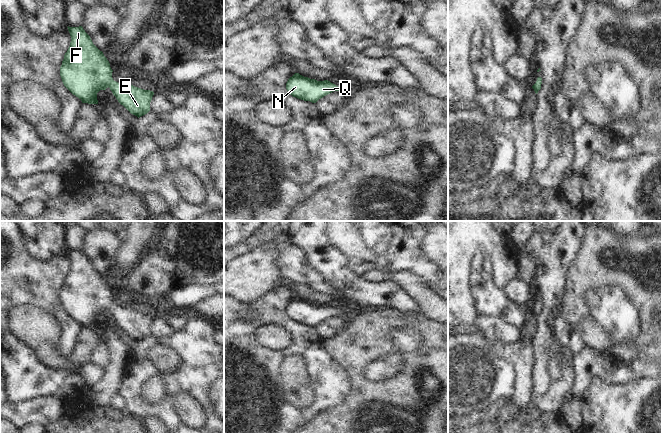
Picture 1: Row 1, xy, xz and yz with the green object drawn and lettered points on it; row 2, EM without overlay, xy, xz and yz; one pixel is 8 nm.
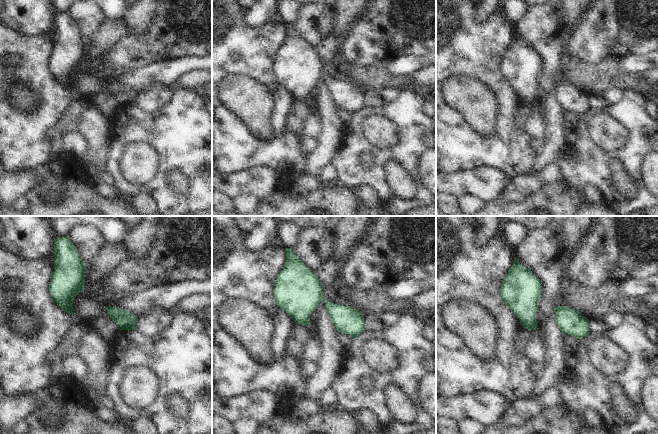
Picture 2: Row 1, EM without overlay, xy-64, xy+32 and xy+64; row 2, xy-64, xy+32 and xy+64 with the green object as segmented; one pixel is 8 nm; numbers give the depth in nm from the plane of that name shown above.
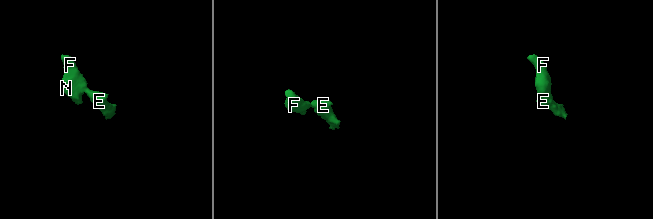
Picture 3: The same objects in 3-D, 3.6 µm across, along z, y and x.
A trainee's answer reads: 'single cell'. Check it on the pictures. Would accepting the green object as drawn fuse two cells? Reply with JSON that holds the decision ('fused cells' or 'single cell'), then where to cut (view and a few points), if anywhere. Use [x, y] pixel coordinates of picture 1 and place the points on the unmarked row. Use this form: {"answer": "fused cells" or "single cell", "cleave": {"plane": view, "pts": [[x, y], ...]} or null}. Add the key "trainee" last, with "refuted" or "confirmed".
{"answer": "single cell", "cleave": null, "trainee": "confirmed"}

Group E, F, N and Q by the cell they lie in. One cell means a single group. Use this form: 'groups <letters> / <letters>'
groups E F N Q

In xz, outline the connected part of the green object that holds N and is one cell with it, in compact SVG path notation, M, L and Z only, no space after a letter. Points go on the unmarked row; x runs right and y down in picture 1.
M295 297L286 307L290 319L304 325L316 327L319 323L340 312L328 304L317 305Z

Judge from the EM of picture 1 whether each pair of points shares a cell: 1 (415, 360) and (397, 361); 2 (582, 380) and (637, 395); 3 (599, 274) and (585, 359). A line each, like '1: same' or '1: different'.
1: different
2: different
3: different

